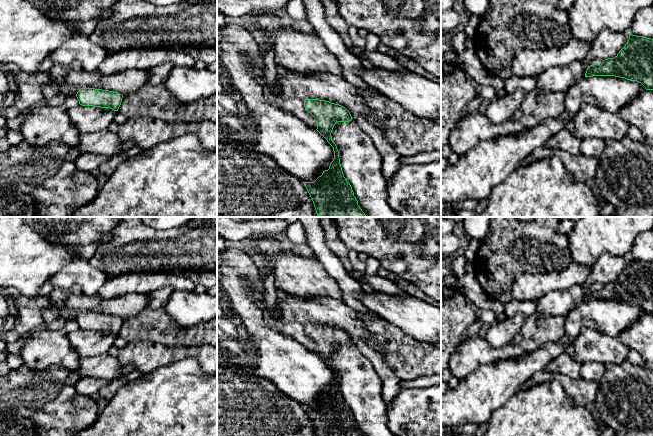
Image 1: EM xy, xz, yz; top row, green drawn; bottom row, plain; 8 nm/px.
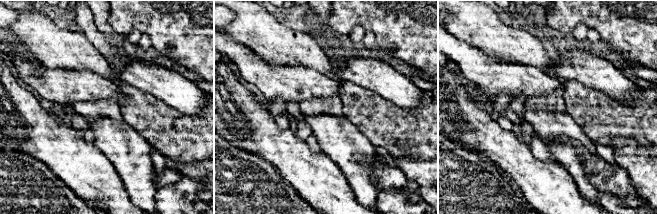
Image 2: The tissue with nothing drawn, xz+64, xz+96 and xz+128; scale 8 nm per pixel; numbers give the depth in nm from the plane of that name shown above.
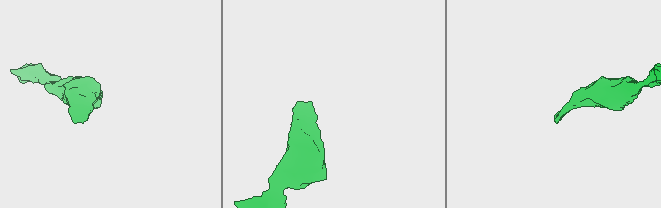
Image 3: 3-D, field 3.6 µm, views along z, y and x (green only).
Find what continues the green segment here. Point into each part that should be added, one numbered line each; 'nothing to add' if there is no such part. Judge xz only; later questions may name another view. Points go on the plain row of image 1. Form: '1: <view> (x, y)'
nothing to add

